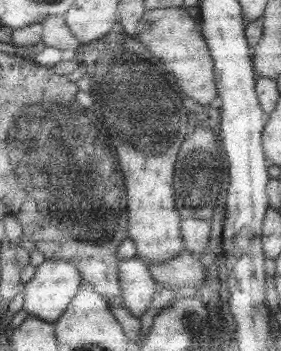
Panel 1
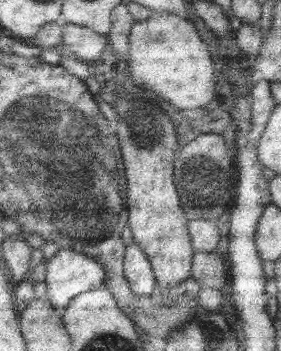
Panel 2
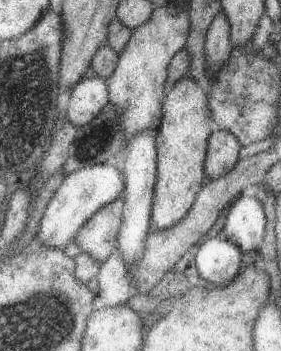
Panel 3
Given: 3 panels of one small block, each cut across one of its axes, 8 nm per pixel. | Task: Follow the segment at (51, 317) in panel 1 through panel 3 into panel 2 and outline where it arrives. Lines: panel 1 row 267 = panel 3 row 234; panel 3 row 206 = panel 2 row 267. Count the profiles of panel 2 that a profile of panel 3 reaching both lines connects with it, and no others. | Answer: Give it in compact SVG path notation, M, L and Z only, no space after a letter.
M71 248L59 250L45 262L45 290L49 304L61 314L69 300L103 284L105 270L93 258Z

